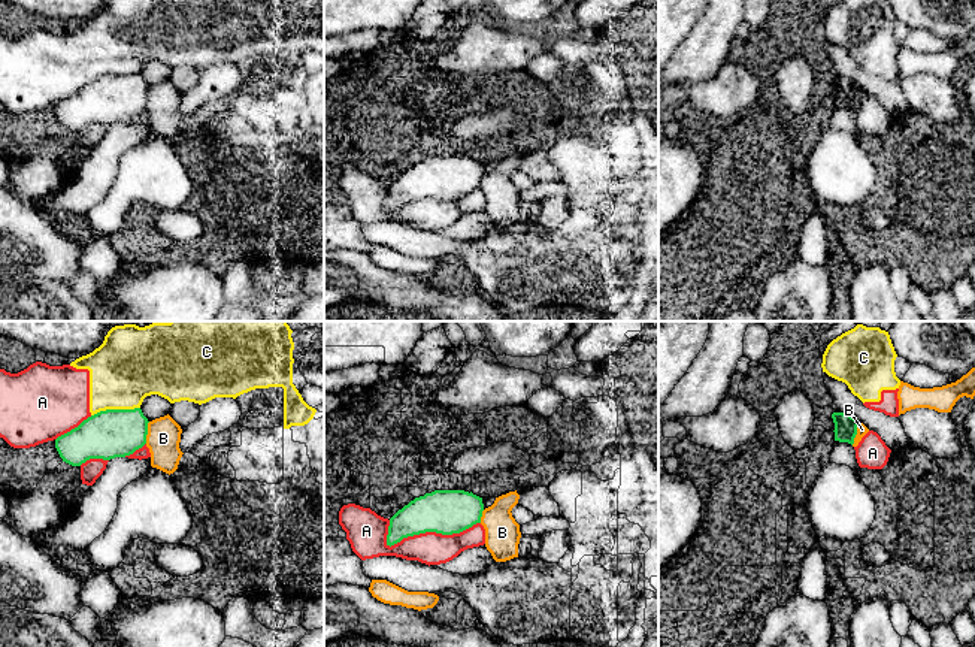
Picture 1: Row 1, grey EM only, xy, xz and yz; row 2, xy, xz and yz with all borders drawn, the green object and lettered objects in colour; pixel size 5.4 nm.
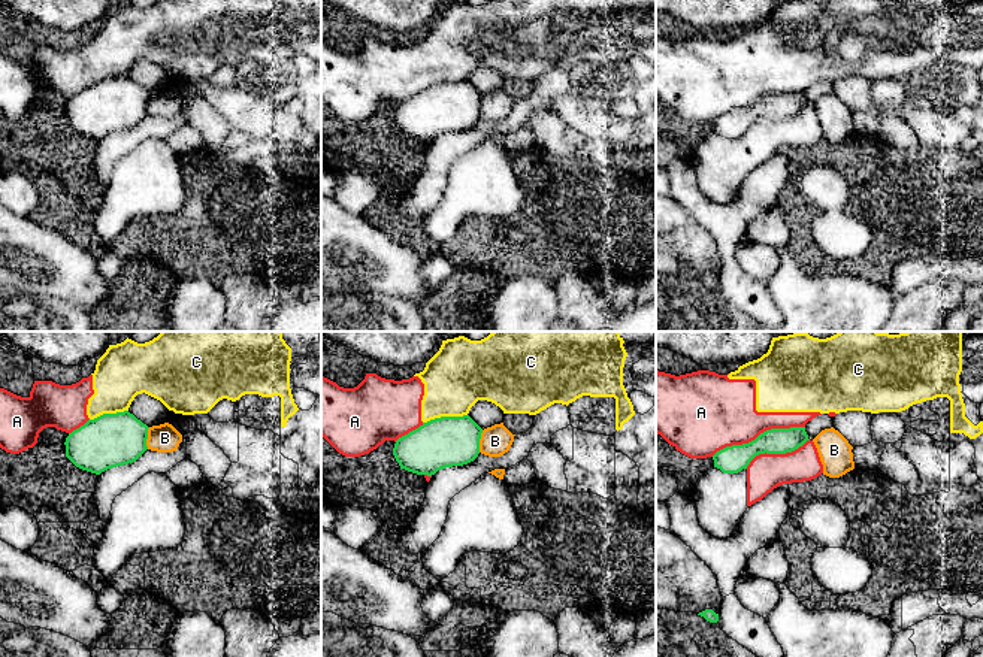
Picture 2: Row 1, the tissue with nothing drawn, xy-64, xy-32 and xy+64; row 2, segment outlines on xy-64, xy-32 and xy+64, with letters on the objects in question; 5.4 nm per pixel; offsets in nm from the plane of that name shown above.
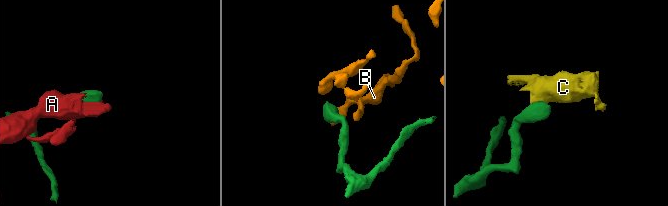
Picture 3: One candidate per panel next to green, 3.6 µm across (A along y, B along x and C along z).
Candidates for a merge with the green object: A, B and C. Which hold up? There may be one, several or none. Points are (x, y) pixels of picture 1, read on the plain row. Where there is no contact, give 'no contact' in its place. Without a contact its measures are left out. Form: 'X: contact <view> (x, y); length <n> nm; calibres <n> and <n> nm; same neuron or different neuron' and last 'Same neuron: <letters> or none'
A: contact xz (432, 196); length 550 nm; calibres 240 and 180 nm; different neuron
B: contact xy (147, 97); length 120 nm; calibres 260 and 180 nm; different neuron
C: contact xy (115, 75); length 260 nm; calibres 260 and 380 nm; different neuron
Same neuron: none

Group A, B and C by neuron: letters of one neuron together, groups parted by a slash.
A C / B

